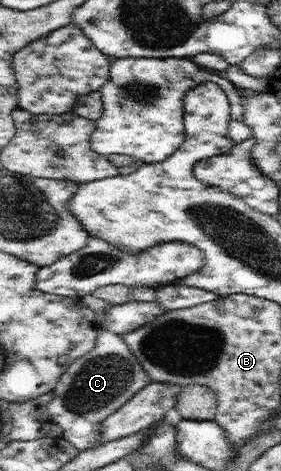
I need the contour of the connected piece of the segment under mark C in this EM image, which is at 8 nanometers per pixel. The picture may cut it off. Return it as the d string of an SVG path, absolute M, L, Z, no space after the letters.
M103 330L96 348L84 358L77 359L60 381L50 404L50 415L64 429L65 438L75 443L83 453L102 443L107 419L153 382L155 380L136 357L125 337Z

